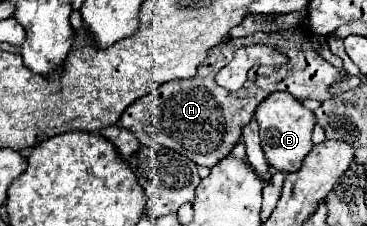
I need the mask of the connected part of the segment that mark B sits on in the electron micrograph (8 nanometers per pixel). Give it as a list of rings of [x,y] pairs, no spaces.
[[[274,92],[262,100],[262,104],[254,112],[254,120],[260,126],[260,140],[262,150],[272,168],[280,172],[294,172],[302,166],[302,160],[312,150],[312,128],[316,124],[314,112],[306,110],[292,94],[288,92]]]

